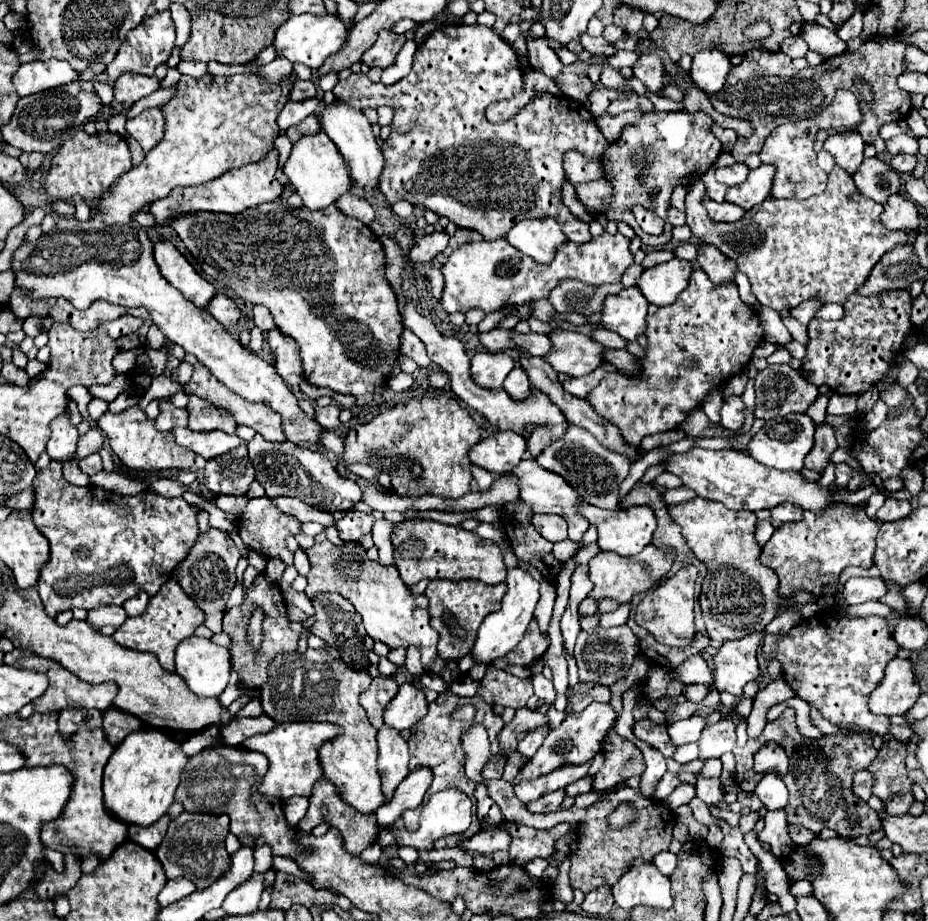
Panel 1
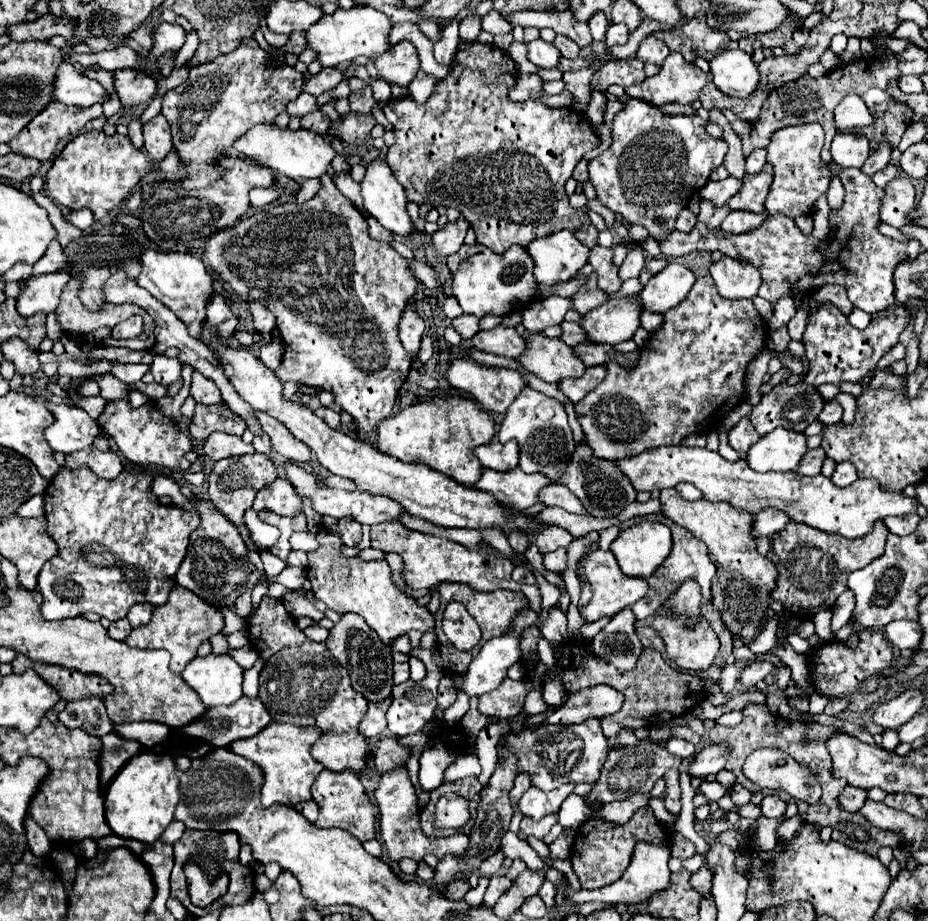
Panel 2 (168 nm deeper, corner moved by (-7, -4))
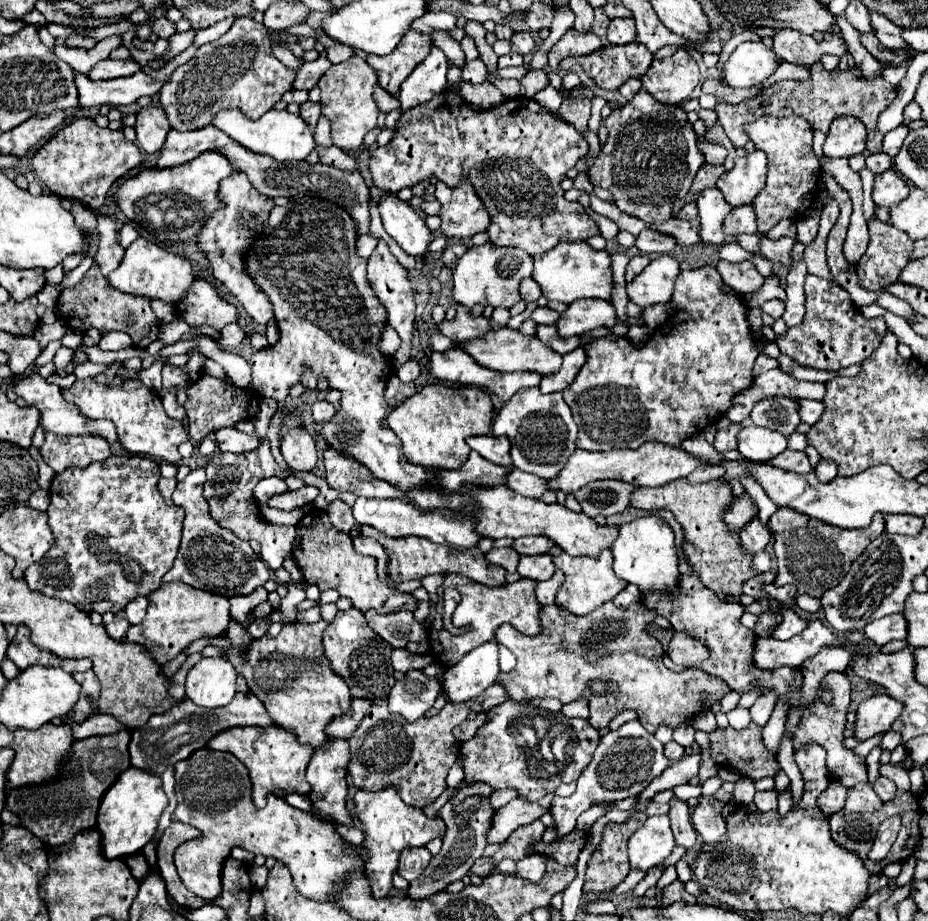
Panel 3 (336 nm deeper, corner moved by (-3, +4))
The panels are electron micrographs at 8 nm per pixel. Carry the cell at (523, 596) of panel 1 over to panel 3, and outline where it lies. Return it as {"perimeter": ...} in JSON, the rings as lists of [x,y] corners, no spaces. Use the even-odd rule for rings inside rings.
{"perimeter":[[[487,642],[467,652],[445,672],[445,690],[451,702],[465,702],[479,696],[499,674],[499,644]]]}

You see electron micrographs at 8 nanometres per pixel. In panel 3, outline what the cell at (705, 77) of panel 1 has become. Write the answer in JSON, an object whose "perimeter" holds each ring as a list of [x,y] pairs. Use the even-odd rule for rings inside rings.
{"perimeter":[[[761,42],[739,44],[723,66],[723,82],[731,88],[751,88],[759,86],[769,78],[781,60],[773,50],[767,50]]]}

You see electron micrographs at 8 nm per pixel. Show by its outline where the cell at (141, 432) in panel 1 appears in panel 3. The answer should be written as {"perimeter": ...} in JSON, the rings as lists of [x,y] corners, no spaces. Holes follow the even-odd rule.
{"perimeter":[[[77,380],[71,388],[63,390],[67,402],[79,406],[79,410],[87,418],[107,418],[115,424],[121,446],[131,454],[159,458],[171,464],[181,462],[181,454],[177,452],[179,444],[187,442],[187,430],[179,420],[173,420],[165,414],[161,398],[157,392],[151,392],[139,380],[127,380],[119,388],[111,388],[105,384],[95,384],[93,380]]]}

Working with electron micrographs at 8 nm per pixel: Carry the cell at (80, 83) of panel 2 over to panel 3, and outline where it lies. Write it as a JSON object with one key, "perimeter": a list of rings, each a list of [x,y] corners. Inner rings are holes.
{"perimeter":[[[75,72],[75,86],[79,90],[81,106],[103,106],[103,104],[133,104],[141,96],[153,96],[161,90],[163,82],[151,80],[145,72],[137,72],[129,78],[115,80],[91,80],[87,74]]]}

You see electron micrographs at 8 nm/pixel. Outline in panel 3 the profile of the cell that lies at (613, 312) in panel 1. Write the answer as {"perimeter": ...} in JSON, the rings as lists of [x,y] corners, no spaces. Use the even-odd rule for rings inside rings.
{"perimeter":[[[583,298],[567,306],[557,322],[561,336],[585,334],[595,328],[613,328],[619,322],[615,306],[609,300],[601,298]]]}

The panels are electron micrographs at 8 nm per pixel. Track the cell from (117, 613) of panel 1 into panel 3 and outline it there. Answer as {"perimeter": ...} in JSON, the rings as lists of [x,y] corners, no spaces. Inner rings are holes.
{"perimeter":[[[115,618],[111,624],[107,624],[105,628],[107,628],[107,634],[111,636],[111,638],[115,638],[115,640],[121,640],[123,638],[123,634],[127,632],[127,628],[129,628],[131,624],[125,620],[125,618]]]}

